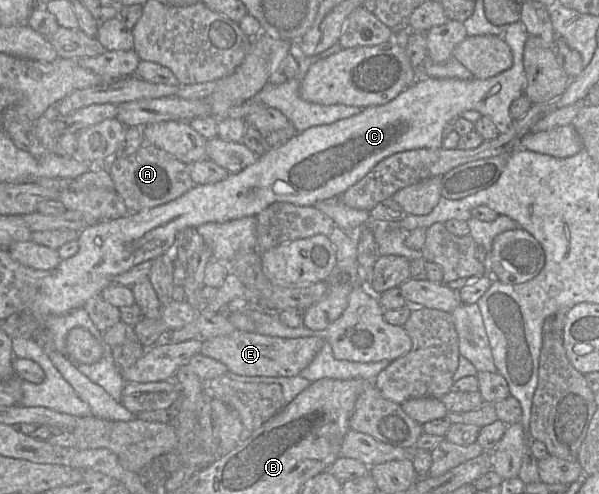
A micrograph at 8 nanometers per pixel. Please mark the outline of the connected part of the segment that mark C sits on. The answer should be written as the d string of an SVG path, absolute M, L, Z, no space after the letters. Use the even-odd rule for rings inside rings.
M517 21L507 25L502 38L511 49L513 64L508 70L494 77L483 80L474 77L469 80L460 80L423 76L385 105L366 107L352 117L296 133L286 143L259 156L254 164L239 173L230 173L220 182L195 185L182 196L166 204L139 212L131 212L126 217L101 221L86 228L80 232L77 239L78 252L74 256L62 260L57 268L42 280L37 293L29 300L29 306L18 316L26 316L36 327L49 315L62 315L83 307L88 299L101 295L103 289L112 284L117 275L144 261L170 254L174 248L177 233L184 228L197 228L209 222L223 223L257 216L275 202L291 203L296 206L314 206L319 201L340 197L347 189L365 177L380 161L395 153L421 148L441 148L447 129L465 111L478 111L482 116L490 118L500 133L505 133L514 122L509 107L515 99L524 95L527 84L523 52L528 37L529 34L522 22Z

